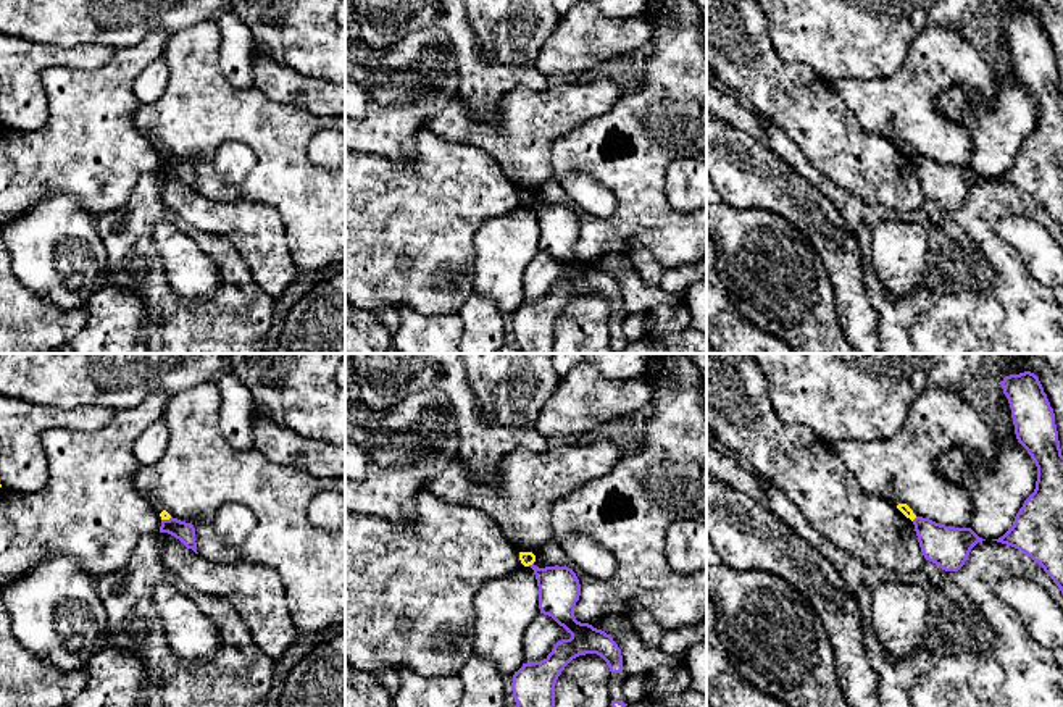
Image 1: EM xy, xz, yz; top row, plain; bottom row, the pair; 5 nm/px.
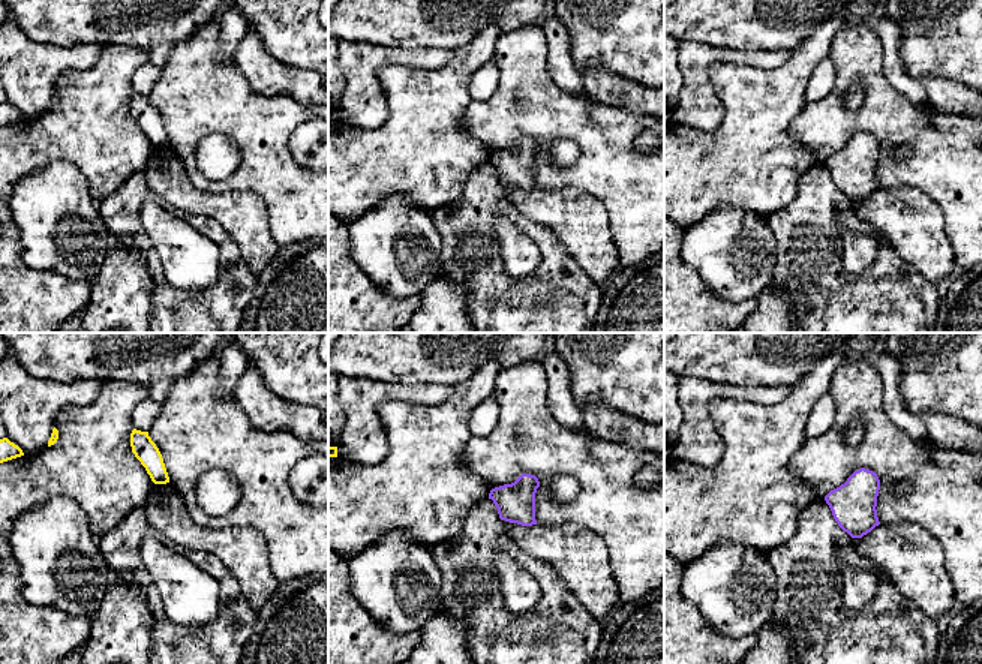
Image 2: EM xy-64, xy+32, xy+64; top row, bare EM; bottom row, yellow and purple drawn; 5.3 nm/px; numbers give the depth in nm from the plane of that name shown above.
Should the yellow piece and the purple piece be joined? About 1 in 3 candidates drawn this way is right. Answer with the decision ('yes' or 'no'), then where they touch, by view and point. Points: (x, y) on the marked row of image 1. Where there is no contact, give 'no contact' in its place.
no; contact xz (529, 564)

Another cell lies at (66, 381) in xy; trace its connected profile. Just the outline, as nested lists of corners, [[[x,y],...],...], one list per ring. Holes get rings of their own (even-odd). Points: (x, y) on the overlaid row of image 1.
[[[0,354],[0,394],[24,400],[27,404],[55,407],[61,410],[95,405],[115,412],[137,407],[148,394],[156,391],[161,391],[169,399],[198,384],[215,381],[219,376],[221,365],[223,354]]]

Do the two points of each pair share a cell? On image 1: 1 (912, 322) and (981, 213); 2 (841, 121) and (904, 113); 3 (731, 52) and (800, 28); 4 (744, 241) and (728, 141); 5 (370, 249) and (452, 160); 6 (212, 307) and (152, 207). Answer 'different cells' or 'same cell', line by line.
1: same cell
2: different cells
3: different cells
4: different cells
5: same cell
6: same cell

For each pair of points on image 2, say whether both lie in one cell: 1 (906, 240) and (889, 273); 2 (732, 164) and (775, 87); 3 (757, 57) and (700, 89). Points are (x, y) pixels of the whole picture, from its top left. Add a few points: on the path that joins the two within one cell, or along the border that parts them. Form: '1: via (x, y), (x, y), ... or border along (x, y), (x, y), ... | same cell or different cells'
1: border along (880, 245), (888, 245), (924, 279) | different cells
2: via (751, 144), (760, 107) | same cell
3: via (738, 57), (714, 56), (700, 69) | same cell

